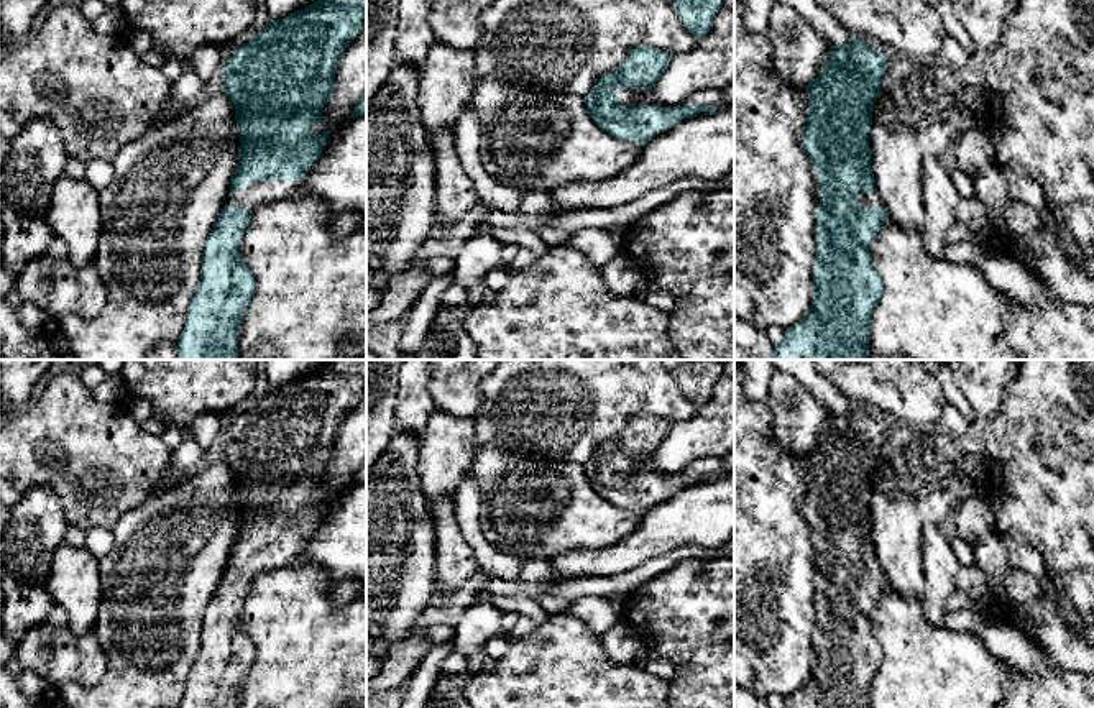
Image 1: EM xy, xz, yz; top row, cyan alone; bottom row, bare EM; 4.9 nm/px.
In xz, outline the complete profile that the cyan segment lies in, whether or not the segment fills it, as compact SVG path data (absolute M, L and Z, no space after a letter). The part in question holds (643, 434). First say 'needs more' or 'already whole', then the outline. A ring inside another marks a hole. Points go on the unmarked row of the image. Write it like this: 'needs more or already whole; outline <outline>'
needs more; outline M636 414L613 442L604 442L583 465L593 490L606 501L644 514L650 506L696 483L729 473L723 458L693 460L683 473L662 475L649 467L654 452L669 435L672 422Z

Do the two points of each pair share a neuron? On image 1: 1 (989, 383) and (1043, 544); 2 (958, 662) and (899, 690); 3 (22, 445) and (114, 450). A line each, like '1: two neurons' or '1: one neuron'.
1: two neurons
2: one neuron
3: one neuron

